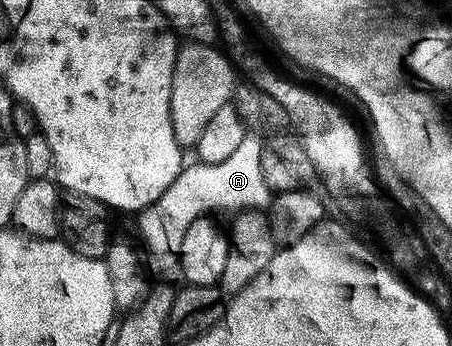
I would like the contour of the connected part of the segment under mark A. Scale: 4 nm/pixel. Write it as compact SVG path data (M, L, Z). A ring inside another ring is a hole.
M255 136L242 140L239 148L234 148L231 156L226 156L218 164L206 164L197 161L196 166L185 165L180 175L158 196L152 206L139 211L140 234L144 237L143 245L156 258L164 258L167 254L175 255L182 244L182 236L186 236L186 228L194 224L194 220L212 216L215 210L255 210L269 205L268 182L264 179L264 158L260 155L260 142Z

